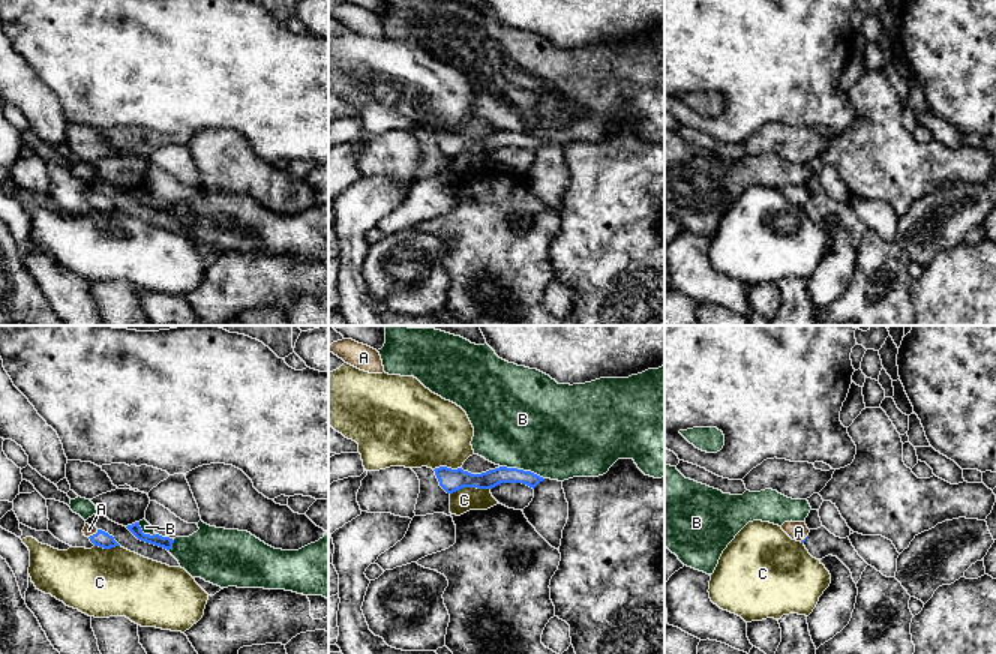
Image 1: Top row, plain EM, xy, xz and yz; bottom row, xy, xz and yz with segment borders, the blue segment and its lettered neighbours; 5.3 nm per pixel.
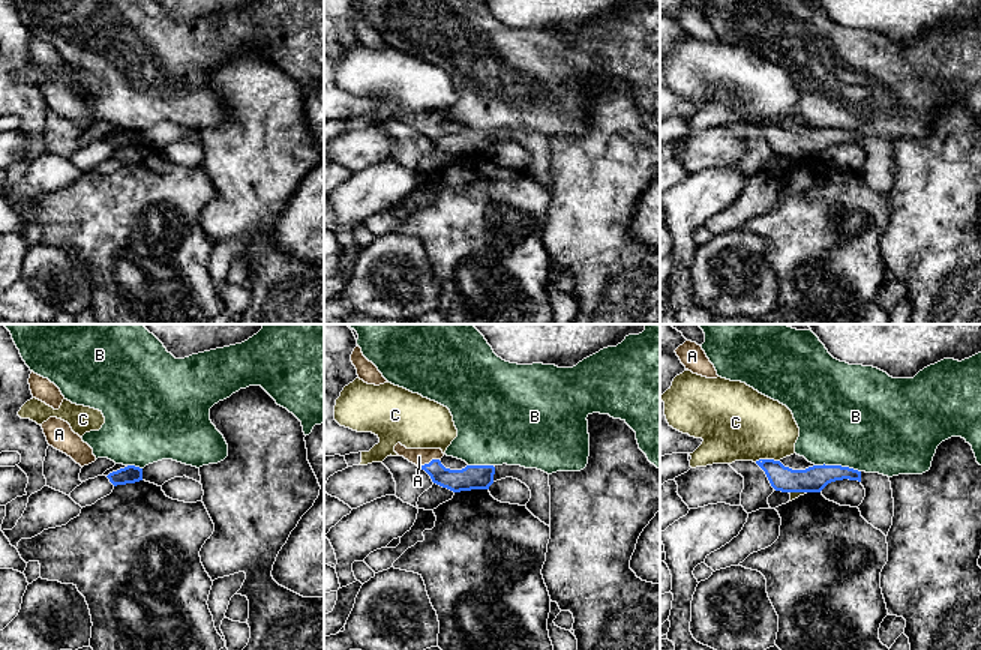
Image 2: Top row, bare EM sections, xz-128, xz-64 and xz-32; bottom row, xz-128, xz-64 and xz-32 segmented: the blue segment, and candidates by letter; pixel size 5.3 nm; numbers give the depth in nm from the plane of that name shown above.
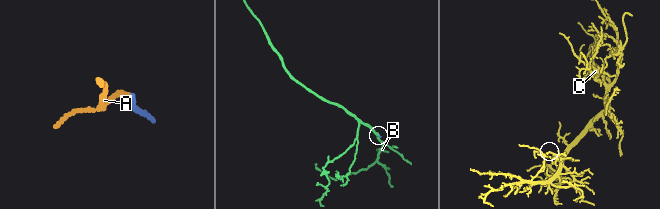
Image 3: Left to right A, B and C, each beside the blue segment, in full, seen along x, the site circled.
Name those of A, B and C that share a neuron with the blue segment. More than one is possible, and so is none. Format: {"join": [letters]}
{"join": ["A"]}

